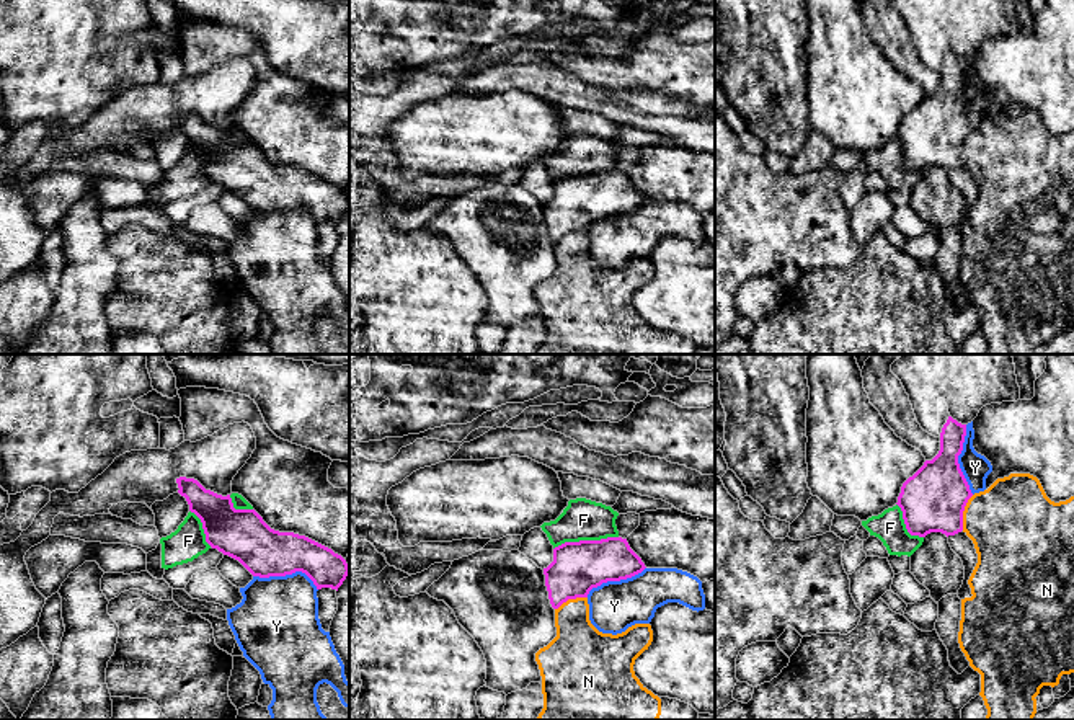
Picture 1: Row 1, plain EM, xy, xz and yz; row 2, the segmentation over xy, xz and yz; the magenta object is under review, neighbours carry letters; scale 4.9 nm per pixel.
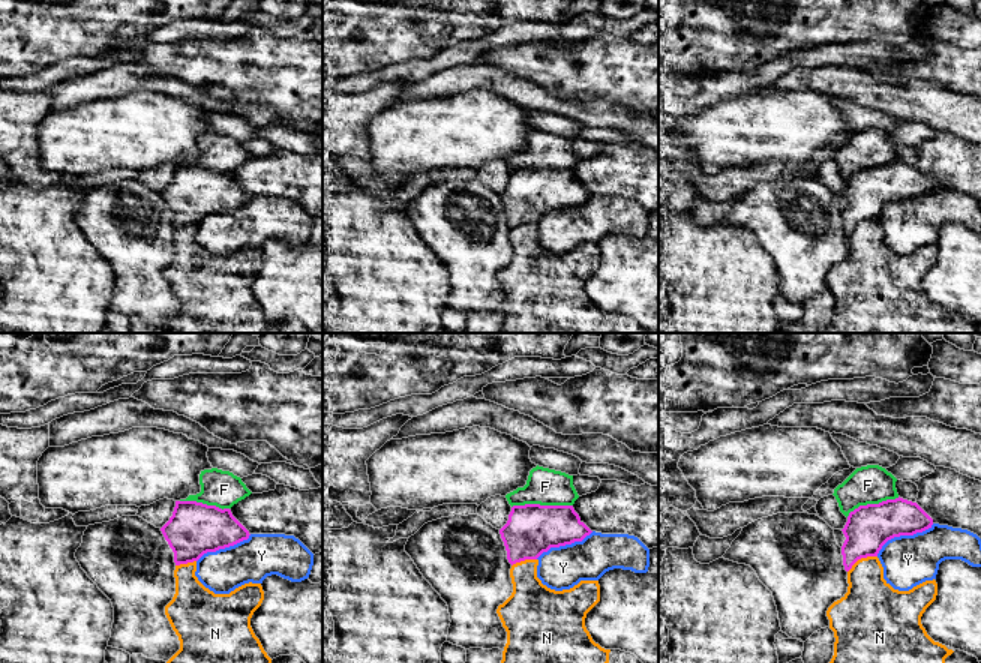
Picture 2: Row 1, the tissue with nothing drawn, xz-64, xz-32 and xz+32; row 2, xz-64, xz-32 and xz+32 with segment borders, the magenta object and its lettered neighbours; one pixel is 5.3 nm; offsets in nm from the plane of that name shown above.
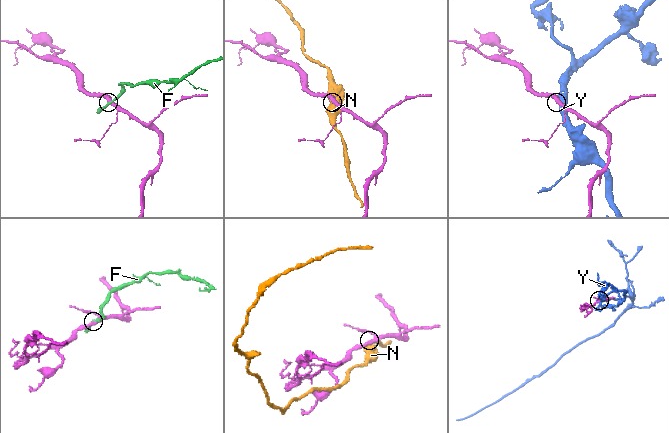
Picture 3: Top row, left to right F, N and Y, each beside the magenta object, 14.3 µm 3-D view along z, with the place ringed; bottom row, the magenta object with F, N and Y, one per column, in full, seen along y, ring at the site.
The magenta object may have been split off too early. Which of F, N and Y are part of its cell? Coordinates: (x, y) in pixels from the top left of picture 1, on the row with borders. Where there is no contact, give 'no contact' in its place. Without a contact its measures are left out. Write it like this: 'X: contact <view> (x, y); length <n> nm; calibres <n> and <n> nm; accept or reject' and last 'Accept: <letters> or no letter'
F: contact xz (585, 541); length 320 nm; calibres 260 and 200 nm; reject
N: contact yz (962, 513); length 190 nm; calibres 320 and 420 nm; reject
Y: contact yz (957, 459); length 340 nm; calibres 320 and 140 nm; reject
Accept: no letter

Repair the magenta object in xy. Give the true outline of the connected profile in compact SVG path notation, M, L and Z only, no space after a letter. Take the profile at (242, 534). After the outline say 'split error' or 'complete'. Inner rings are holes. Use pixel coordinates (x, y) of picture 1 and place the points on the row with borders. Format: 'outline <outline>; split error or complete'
outline M176 478L206 534L206 542L238 560L253 576L305 573L317 589L336 589L349 575L346 560L331 549L294 532L271 529L255 509L235 509L230 495L206 490L197 480Z; complete

